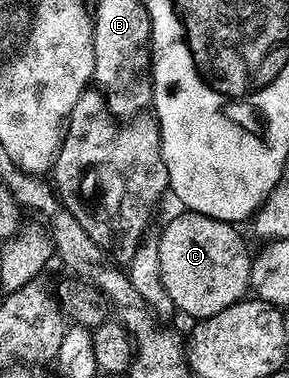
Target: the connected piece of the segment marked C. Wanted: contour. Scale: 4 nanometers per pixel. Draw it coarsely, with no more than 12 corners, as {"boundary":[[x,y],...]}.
{"boundary":[[189,210],[156,247],[178,312],[197,321],[248,294],[234,224]]}

